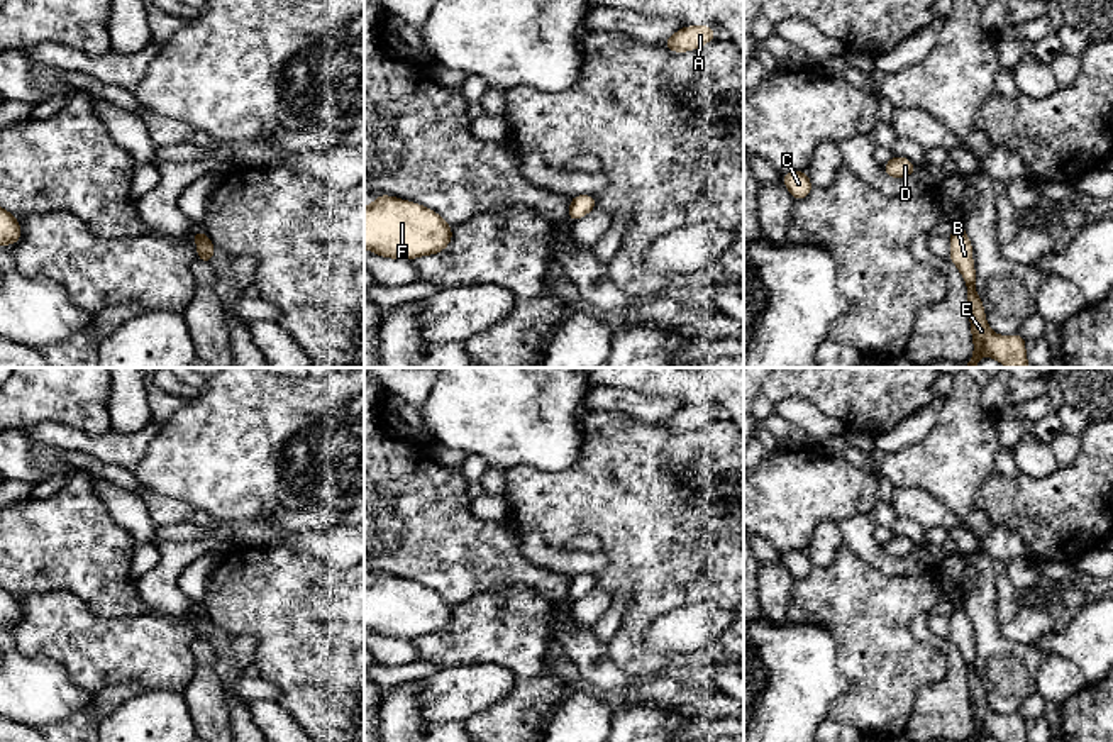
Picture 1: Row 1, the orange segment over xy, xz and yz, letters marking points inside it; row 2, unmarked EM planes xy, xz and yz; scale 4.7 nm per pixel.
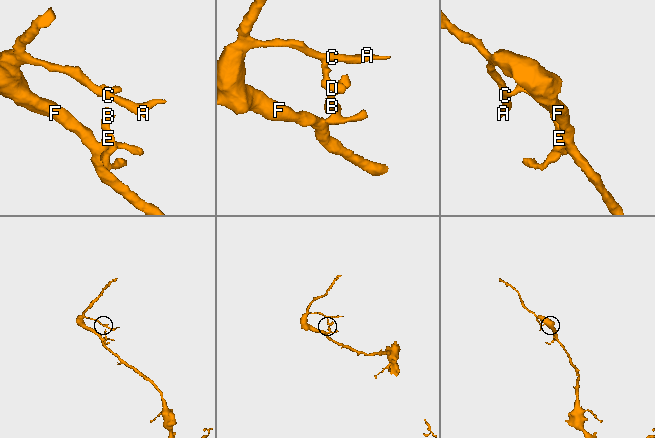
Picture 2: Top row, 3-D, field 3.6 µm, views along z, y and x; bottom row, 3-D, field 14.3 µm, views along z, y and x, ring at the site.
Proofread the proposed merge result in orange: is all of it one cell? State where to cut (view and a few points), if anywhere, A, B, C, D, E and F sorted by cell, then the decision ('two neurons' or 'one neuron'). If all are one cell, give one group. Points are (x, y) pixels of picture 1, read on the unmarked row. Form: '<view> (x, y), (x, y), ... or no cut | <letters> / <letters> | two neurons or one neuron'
no cut | A B C D E F | one neuron

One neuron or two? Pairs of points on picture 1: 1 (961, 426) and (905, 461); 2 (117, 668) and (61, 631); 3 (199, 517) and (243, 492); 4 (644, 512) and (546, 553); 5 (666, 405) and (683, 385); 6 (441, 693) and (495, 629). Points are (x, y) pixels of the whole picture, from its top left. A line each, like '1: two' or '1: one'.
1: one
2: one
3: two
4: one
5: two
6: two

